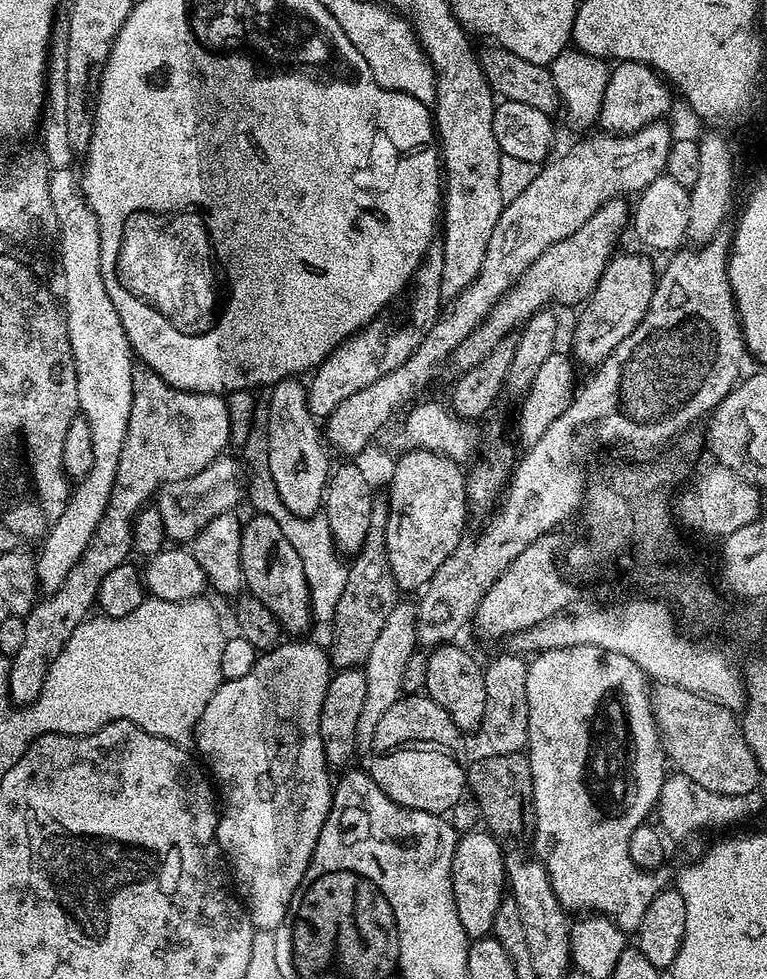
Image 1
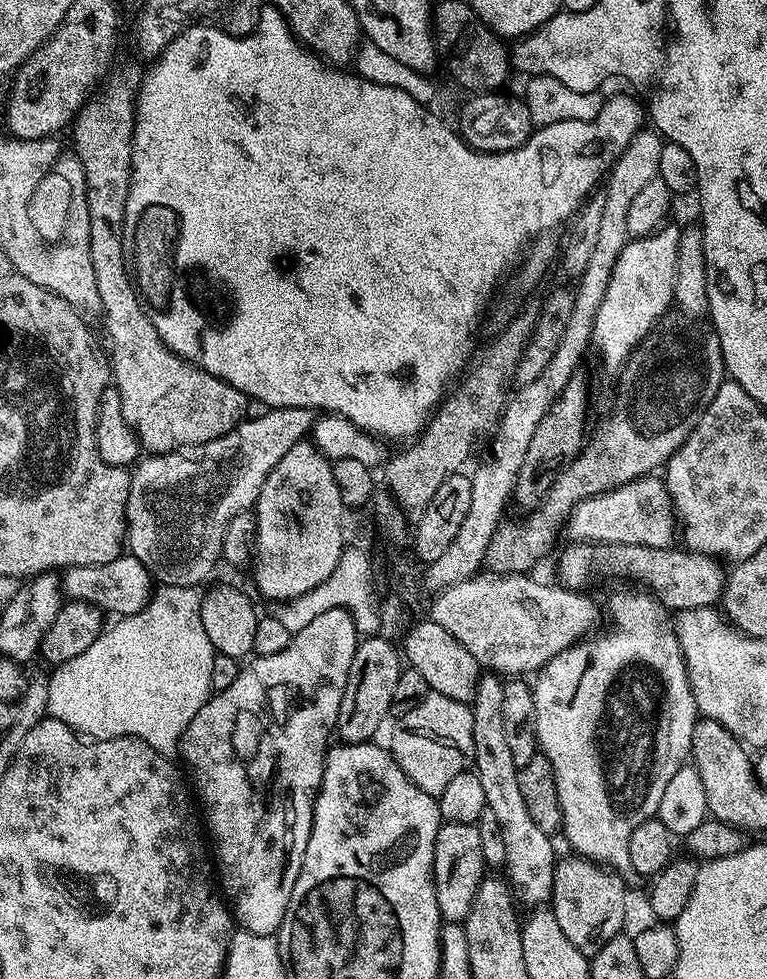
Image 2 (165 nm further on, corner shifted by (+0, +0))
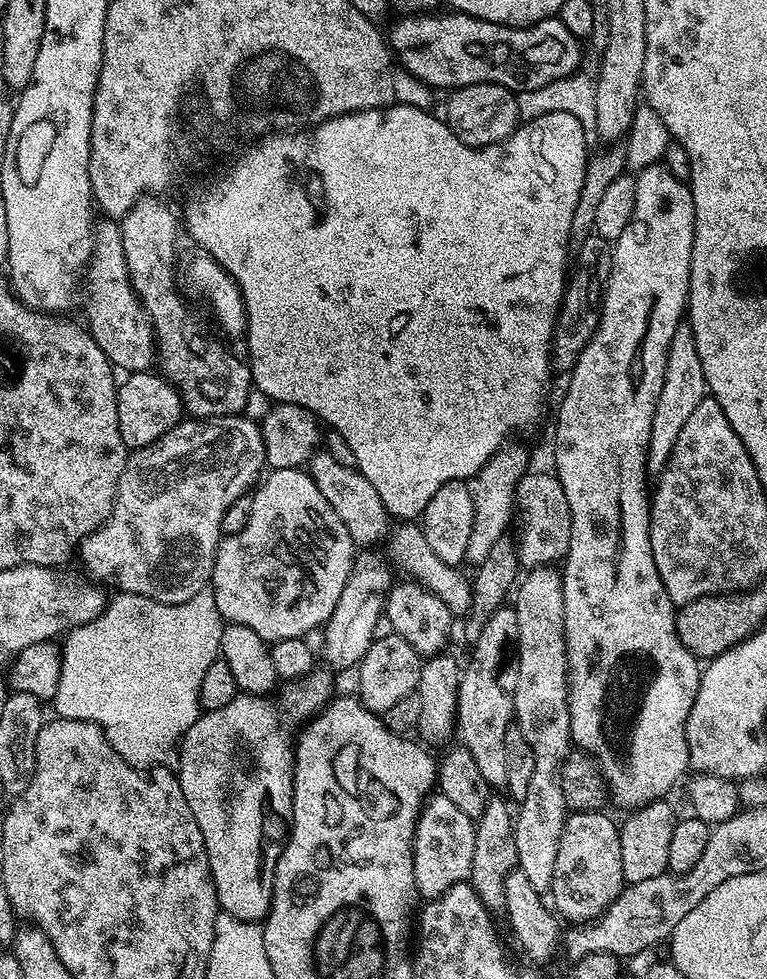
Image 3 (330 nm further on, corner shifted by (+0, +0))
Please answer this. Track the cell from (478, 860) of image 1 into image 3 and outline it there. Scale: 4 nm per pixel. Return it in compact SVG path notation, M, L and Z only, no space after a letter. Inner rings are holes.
M432 794L425 799L416 820L416 833L412 843L414 858L414 882L416 891L425 901L438 898L450 890L450 886L471 881L474 866L474 838L476 825L450 798Z

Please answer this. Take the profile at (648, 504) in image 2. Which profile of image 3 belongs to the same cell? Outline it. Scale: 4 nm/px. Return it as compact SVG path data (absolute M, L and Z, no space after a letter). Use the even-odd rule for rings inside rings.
M535 470L525 474L516 487L516 510L514 513L515 527L520 527L517 532L514 532L514 539L521 569L531 570L541 566L552 566L563 561L564 554L568 551L569 523L566 498L556 475L551 471L535 472Z

